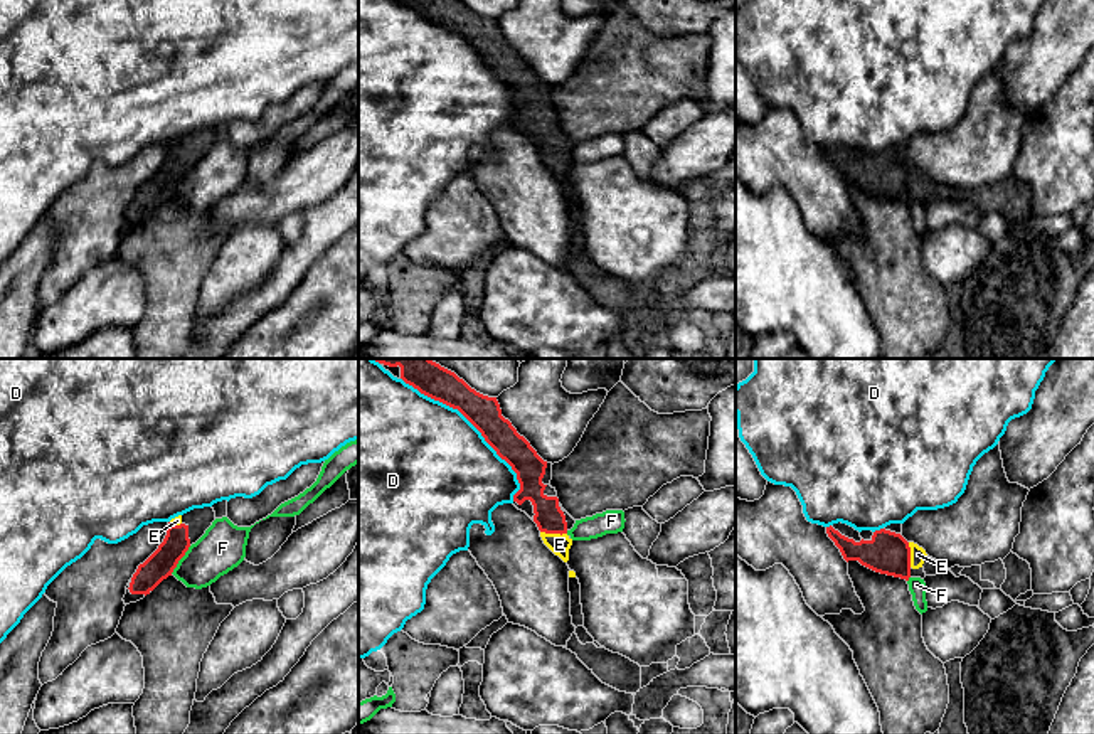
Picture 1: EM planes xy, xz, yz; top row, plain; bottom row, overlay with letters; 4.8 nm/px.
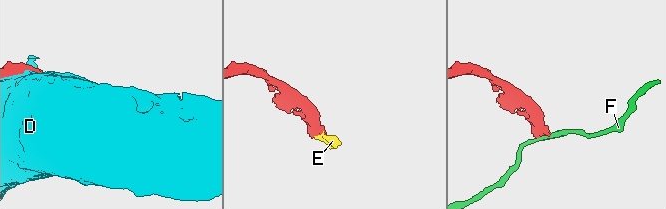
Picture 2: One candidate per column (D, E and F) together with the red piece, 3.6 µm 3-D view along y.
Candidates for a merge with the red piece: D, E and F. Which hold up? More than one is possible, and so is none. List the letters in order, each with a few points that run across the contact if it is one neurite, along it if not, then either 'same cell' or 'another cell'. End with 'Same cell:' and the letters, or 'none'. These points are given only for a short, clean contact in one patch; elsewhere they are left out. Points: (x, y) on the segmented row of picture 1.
D: another cell
E: line xz (549, 517), (554, 532), (559, 544); same cell
F: line xy (191, 546), (170, 573); another cell
Same cell: E

